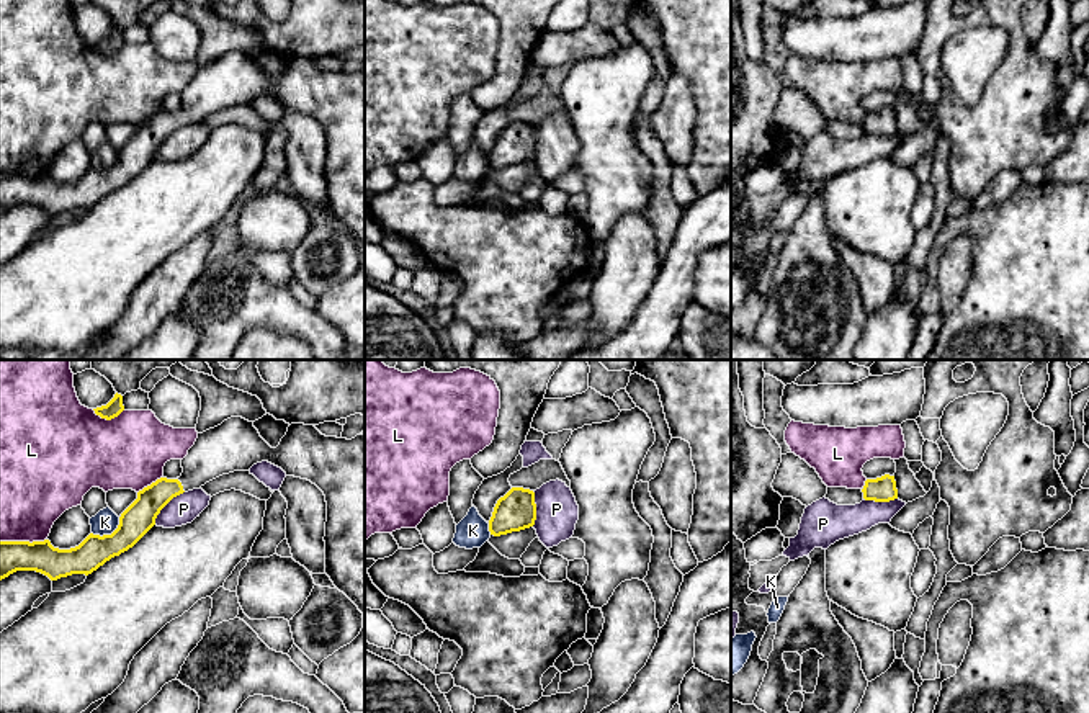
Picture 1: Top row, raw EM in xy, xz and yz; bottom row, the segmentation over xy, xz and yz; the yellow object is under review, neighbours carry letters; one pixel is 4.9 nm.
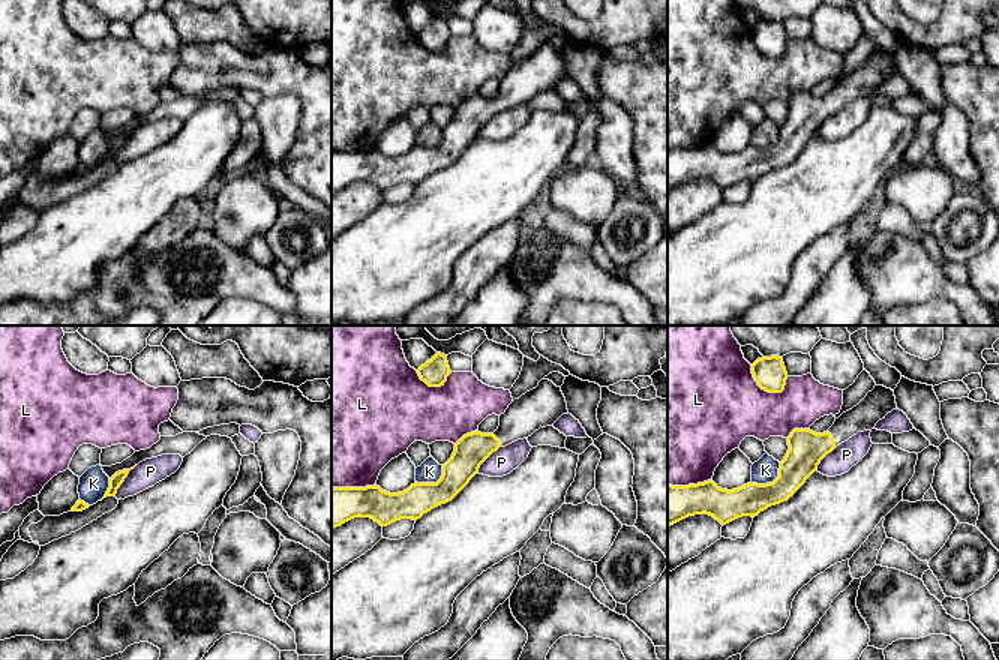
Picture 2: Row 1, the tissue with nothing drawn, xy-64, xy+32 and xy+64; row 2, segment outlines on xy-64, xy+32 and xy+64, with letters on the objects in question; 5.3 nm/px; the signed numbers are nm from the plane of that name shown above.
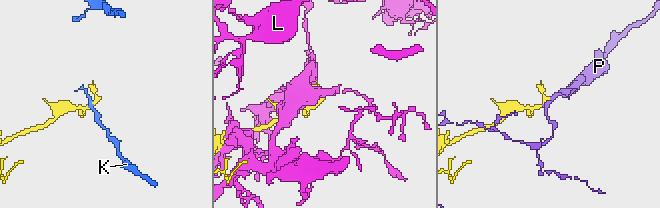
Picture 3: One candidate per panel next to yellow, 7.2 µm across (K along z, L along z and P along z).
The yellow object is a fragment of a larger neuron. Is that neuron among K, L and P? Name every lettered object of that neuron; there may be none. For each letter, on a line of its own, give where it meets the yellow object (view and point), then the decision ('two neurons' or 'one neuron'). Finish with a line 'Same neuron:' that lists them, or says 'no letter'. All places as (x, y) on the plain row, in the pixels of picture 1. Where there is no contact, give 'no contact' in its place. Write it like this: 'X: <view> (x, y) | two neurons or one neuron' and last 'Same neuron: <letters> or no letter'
K: xy (108, 169) | two neurons
L: xy (108, 53) | two neurons
P: xy (165, 138) | two neurons
Same neuron: no letter

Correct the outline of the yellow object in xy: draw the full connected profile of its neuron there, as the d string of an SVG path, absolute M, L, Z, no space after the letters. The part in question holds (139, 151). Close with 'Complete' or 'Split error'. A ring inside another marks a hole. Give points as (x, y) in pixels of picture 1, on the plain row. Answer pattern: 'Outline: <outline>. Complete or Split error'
Outline: M231 51L221 59L198 67L195 78L182 93L183 106L177 113L160 111L137 126L137 132L121 147L111 168L90 167L78 180L59 183L44 175L0 175L0 214L16 204L36 204L51 214L72 208L92 208L106 195L132 182L154 159L160 144L177 129L199 123L206 116L234 105L249 105L268 95L286 110L307 113L325 129L325 208L365 249L365 69L352 74L325 70L314 59L291 57L276 82L271 82L242 51Z. Split error

